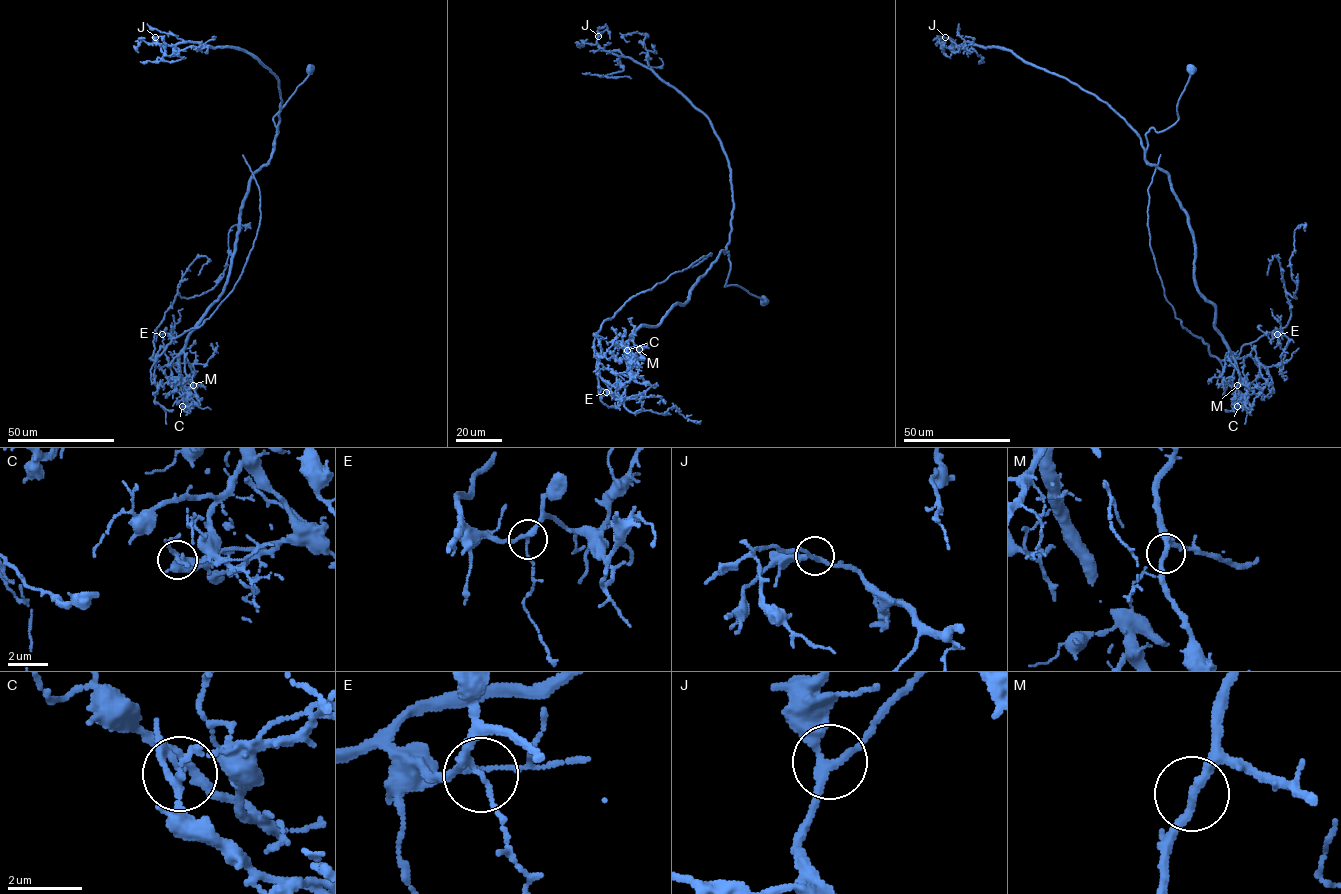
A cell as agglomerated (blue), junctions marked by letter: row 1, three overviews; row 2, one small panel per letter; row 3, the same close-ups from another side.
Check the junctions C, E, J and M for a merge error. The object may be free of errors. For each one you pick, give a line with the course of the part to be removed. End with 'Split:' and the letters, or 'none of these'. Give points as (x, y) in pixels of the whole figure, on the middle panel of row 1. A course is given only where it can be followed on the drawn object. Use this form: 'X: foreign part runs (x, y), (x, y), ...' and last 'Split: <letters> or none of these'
C: foreign part runs (627, 350), (642, 359), (624, 358), (633, 375), (619, 388), (598, 372), (602, 322), (711, 253), (692, 267)
Split: C

